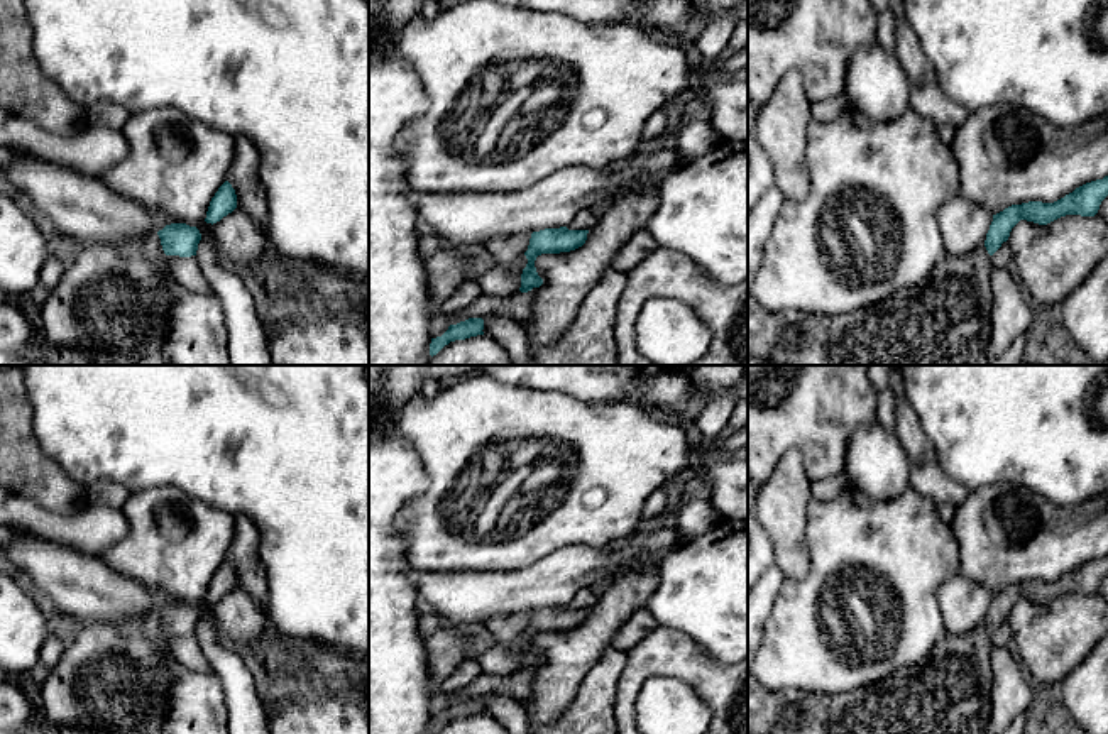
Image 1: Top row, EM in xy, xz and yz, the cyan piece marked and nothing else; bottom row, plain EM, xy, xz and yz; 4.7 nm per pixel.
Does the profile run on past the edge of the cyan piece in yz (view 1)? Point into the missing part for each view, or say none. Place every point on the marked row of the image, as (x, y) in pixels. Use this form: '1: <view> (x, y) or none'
1: yz (946, 318)

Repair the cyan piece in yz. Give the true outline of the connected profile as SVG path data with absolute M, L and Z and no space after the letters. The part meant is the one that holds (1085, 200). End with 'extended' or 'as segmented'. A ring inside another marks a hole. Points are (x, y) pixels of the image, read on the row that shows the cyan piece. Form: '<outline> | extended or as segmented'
M1108 176L1076 188L1054 203L1028 201L993 215L983 245L966 255L944 257L917 284L842 315L809 315L797 309L766 311L748 293L748 359L778 365L990 365L991 255L1020 222L1047 225L1066 215L1094 216L1108 196Z | extended

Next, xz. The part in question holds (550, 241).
M545 228L540 232L521 232L514 235L501 235L484 242L494 255L496 266L511 267L519 257L526 257L528 264L521 274L521 293L540 288L543 279L538 276L535 260L541 254L570 252L582 247L589 230Z | extended

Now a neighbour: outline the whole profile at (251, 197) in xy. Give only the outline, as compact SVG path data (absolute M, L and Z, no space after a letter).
M235 137L235 154L227 174L237 194L237 208L244 210L267 230L267 194L259 179L257 147L247 137Z

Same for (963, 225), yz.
M956 194L941 206L937 220L946 255L957 257L985 244L993 213Z

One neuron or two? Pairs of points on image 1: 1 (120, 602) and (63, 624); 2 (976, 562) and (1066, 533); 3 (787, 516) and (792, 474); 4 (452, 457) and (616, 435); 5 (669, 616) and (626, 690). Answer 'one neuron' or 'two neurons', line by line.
1: two neurons
2: one neuron
3: one neuron
4: one neuron
5: two neurons

